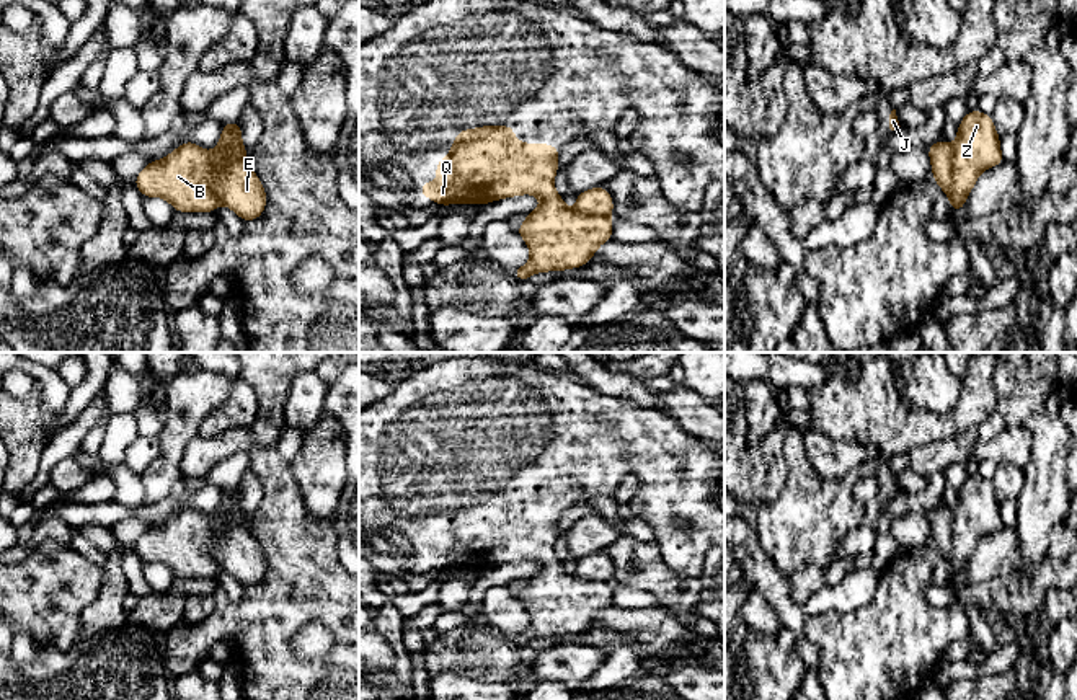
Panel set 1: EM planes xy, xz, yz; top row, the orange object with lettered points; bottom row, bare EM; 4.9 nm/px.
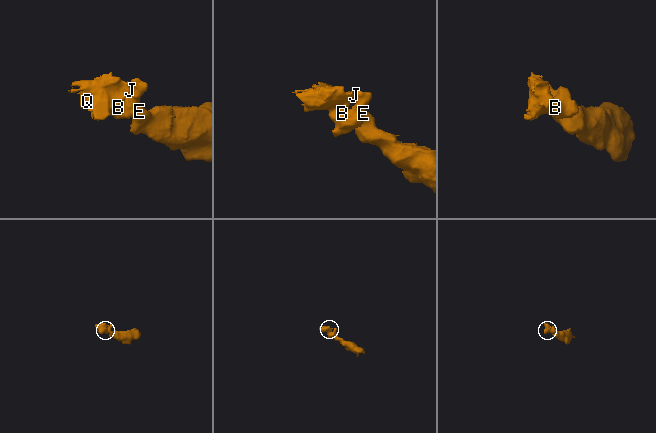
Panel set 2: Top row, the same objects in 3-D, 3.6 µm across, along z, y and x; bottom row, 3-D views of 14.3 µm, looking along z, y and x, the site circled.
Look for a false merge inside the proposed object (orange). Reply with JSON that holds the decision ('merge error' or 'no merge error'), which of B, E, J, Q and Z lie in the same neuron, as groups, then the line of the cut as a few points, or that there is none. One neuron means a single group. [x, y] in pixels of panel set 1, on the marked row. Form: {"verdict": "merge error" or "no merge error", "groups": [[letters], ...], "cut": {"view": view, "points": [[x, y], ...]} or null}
{"verdict": "merge error", "groups": [["B", "J", "Q", "Z"], ["E"]], "cut": {"view": "xy", "points": [[224, 132], [219, 201]]}}

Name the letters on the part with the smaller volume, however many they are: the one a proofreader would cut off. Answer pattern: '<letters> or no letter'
B, J, Q, Z

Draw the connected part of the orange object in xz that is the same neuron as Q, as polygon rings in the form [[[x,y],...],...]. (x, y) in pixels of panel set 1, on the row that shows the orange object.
[[[480,126],[455,134],[450,153],[436,163],[439,179],[419,186],[421,197],[431,197],[437,206],[476,204],[532,194],[540,199],[537,210],[525,214],[525,222],[514,232],[530,250],[530,259],[512,271],[517,281],[529,282],[532,274],[566,271],[586,266],[604,241],[612,240],[609,217],[578,214],[565,206],[555,189],[560,150],[552,144],[524,144],[516,139],[512,126]]]

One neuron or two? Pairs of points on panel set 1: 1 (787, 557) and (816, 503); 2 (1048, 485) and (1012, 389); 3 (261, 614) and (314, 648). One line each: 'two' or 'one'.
1: one
2: one
3: two

